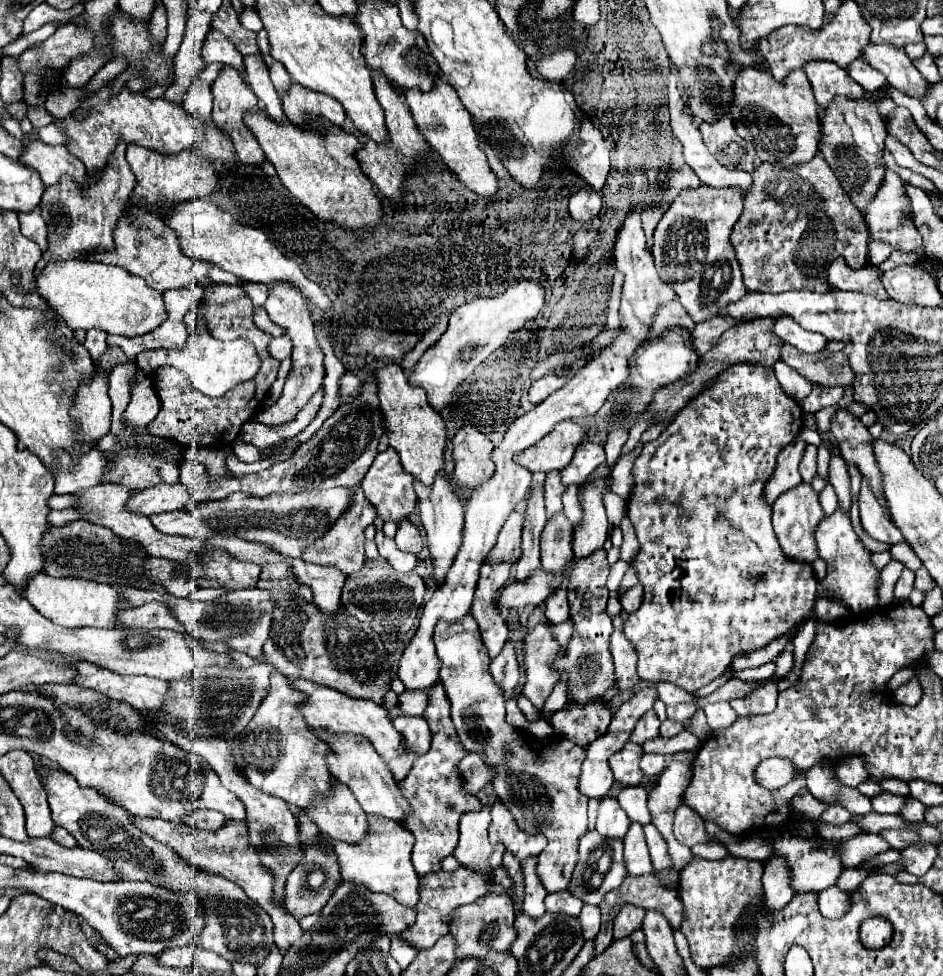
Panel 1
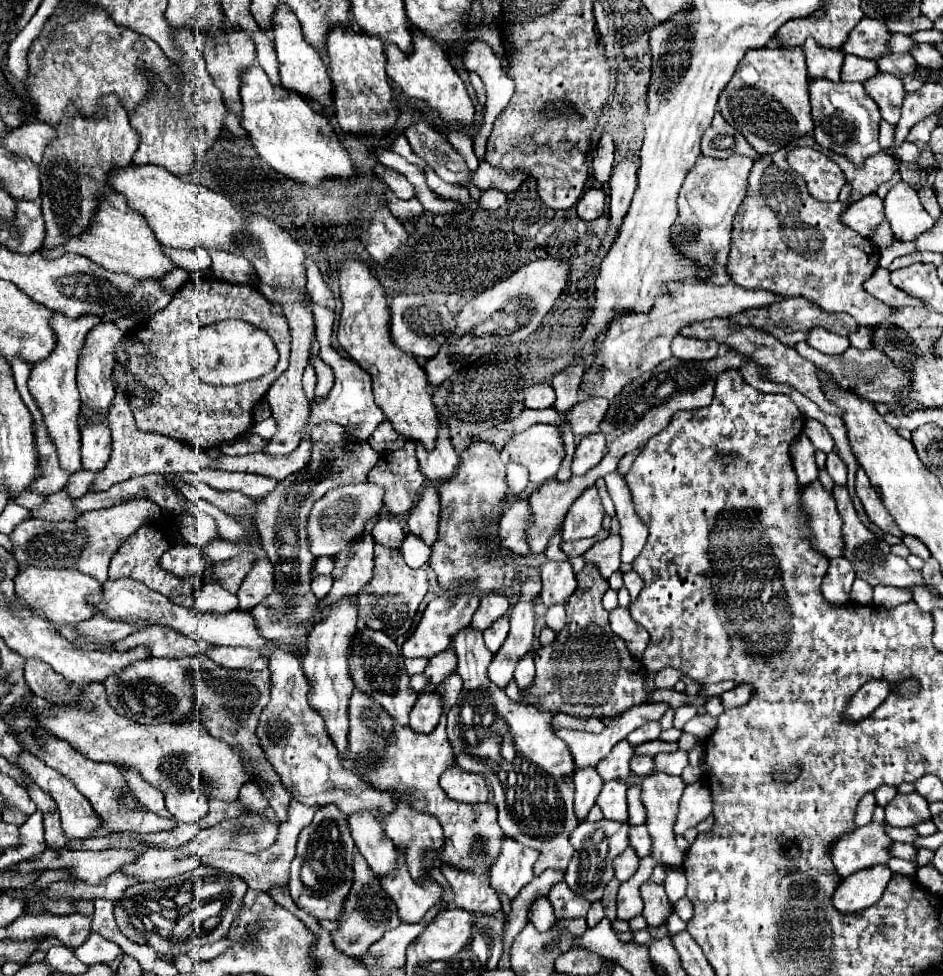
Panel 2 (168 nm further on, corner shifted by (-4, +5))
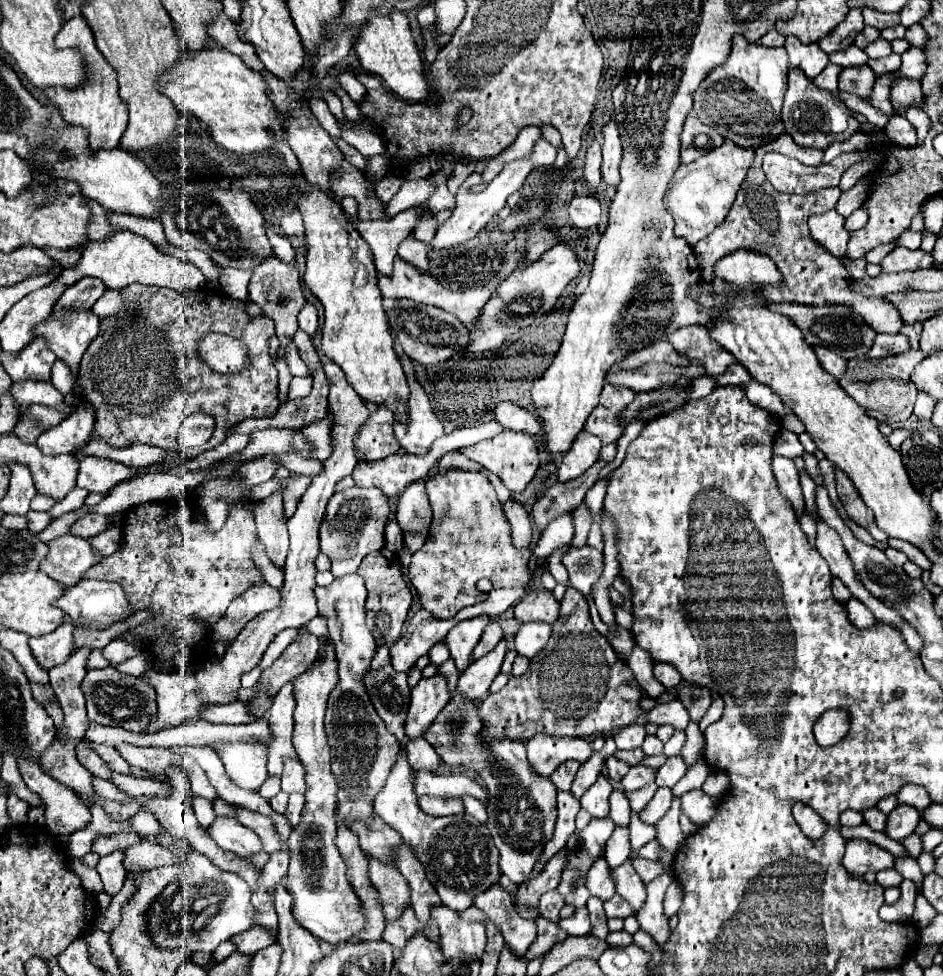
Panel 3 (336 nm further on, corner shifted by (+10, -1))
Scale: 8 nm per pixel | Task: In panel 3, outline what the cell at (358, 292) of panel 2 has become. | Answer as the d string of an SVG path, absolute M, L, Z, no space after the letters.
M301 168L293 172L293 178L293 200L303 216L307 242L307 268L303 282L325 308L325 322L321 330L323 352L329 360L343 368L347 382L363 400L387 404L405 422L409 386L401 362L393 350L393 336L381 306L383 296L377 286L377 272L373 268L369 246L361 240L355 226L347 220L341 204L329 192L309 184Z

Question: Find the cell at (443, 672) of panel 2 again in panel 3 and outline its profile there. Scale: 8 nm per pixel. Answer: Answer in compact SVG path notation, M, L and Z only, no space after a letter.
M437 642L431 650L429 650L429 658L433 664L443 664L445 660L449 660L449 650L445 646L445 642Z

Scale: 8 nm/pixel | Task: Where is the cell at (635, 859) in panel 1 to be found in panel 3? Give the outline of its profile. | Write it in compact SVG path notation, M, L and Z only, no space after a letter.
M601 858L593 864L593 868L589 868L587 872L587 890L591 896L601 898L603 902L609 900L615 894L615 882L609 874L609 866L607 862Z

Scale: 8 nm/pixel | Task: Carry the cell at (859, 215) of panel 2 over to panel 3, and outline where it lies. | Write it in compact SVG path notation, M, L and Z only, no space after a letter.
M835 210L809 218L811 238L837 258L845 254L845 248L849 242L849 232L843 228L843 222L845 218Z

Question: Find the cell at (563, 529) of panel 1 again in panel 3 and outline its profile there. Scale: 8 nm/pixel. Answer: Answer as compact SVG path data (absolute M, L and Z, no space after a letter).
M529 592L515 606L515 618L523 624L527 622L553 624L559 618L559 604L551 592Z

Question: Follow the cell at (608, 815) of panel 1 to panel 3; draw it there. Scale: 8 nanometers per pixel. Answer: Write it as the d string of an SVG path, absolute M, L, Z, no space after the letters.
M603 774L597 778L597 782L581 796L581 808L585 808L591 816L595 818L605 818L609 816L609 794L613 786L609 778Z

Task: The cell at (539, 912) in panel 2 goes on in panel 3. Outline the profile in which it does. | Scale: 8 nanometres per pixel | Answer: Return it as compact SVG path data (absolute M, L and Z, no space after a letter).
M499 884L493 886L493 892L479 894L474 900L474 905L487 916L489 922L493 922L505 940L505 946L515 956L525 956L529 946L533 944L537 930L535 920L525 920L513 910L511 896L505 892Z

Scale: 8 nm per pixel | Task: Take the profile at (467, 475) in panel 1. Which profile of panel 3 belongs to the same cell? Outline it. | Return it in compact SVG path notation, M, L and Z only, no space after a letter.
M449 470L429 478L425 486L433 508L433 522L427 542L413 554L409 566L409 580L425 610L447 620L461 608L483 602L487 594L475 588L481 578L489 578L493 588L515 588L529 582L527 562L531 548L513 546L509 520L483 472Z

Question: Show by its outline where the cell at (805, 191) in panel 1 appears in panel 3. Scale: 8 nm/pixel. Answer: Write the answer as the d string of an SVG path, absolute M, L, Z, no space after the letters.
M781 134L777 140L767 145L759 146L765 150L755 150L755 160L747 170L747 176L737 192L737 200L733 202L727 218L723 224L719 224L705 240L699 240L693 250L697 256L697 264L703 272L703 278L713 276L713 264L723 258L725 254L737 250L737 248L755 248L777 264L779 272L783 274L781 286L765 286L763 294L771 302L795 302L795 304L807 304L807 306L827 306L827 304L845 304L849 308L855 308L859 316L865 318L865 322L877 330L877 332L899 332L903 326L901 314L893 308L884 298L865 298L863 294L849 290L849 274L845 266L841 264L841 258L831 256L825 250L819 250L819 246L811 240L807 218L811 214L819 214L827 210L827 202L831 202L831 208L835 208L835 200L839 198L839 188L823 188L817 192L809 192L803 196L797 194L783 194L777 192L769 180L765 178L761 170L761 158L765 152L778 152L795 158L809 166L823 164L823 152L815 148L797 146L795 140L791 140L789 134Z

